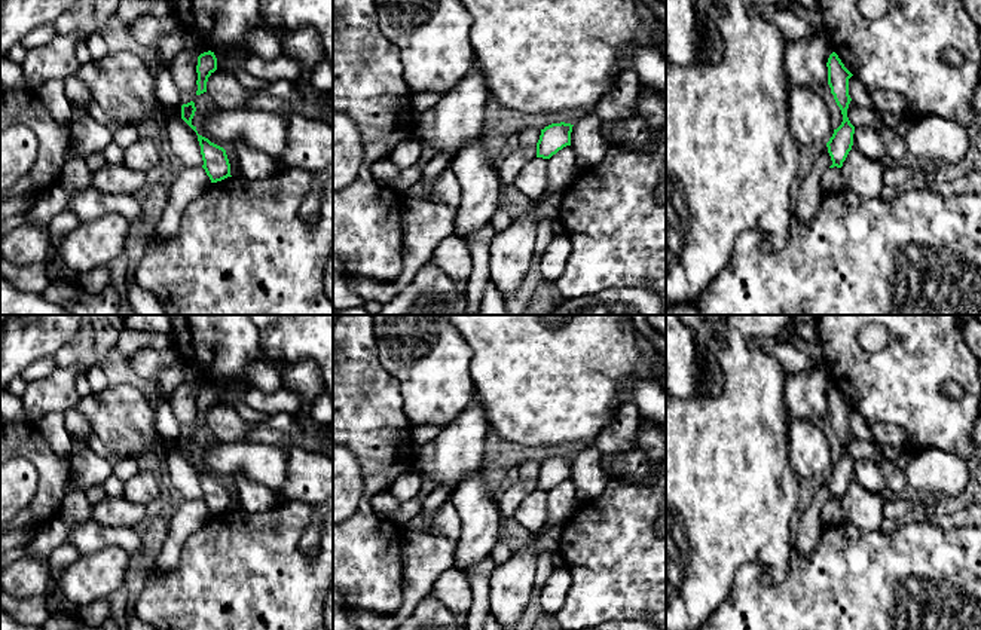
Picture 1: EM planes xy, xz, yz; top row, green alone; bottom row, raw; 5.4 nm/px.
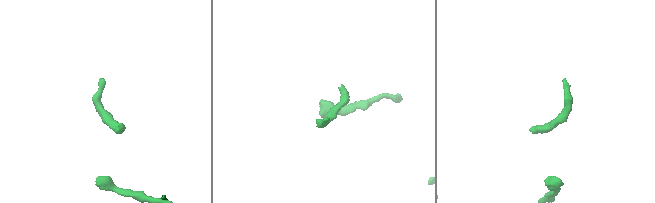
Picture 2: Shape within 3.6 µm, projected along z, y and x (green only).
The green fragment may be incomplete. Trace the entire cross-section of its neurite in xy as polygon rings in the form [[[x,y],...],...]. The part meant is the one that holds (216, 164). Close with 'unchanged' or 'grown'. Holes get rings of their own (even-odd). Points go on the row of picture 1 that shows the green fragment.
[[[190,101],[181,105],[181,119],[196,132],[198,141],[201,146],[201,155],[207,175],[210,177],[211,183],[221,181],[230,175],[230,163],[226,155],[226,150],[208,138],[198,134],[196,126],[192,125],[192,119],[195,116],[196,107],[195,103]]] | unchanged

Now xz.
[[[551,123],[541,129],[540,140],[537,143],[537,158],[550,159],[559,150],[571,146],[571,123]]] | unchanged

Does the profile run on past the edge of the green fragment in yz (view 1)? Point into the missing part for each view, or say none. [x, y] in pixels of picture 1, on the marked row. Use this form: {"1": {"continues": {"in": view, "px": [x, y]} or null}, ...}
{"1": {"continues": null}}

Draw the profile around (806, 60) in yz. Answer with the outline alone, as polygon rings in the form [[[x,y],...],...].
[[[826,30],[810,39],[788,40],[785,67],[795,86],[828,85],[828,58],[834,52]]]

